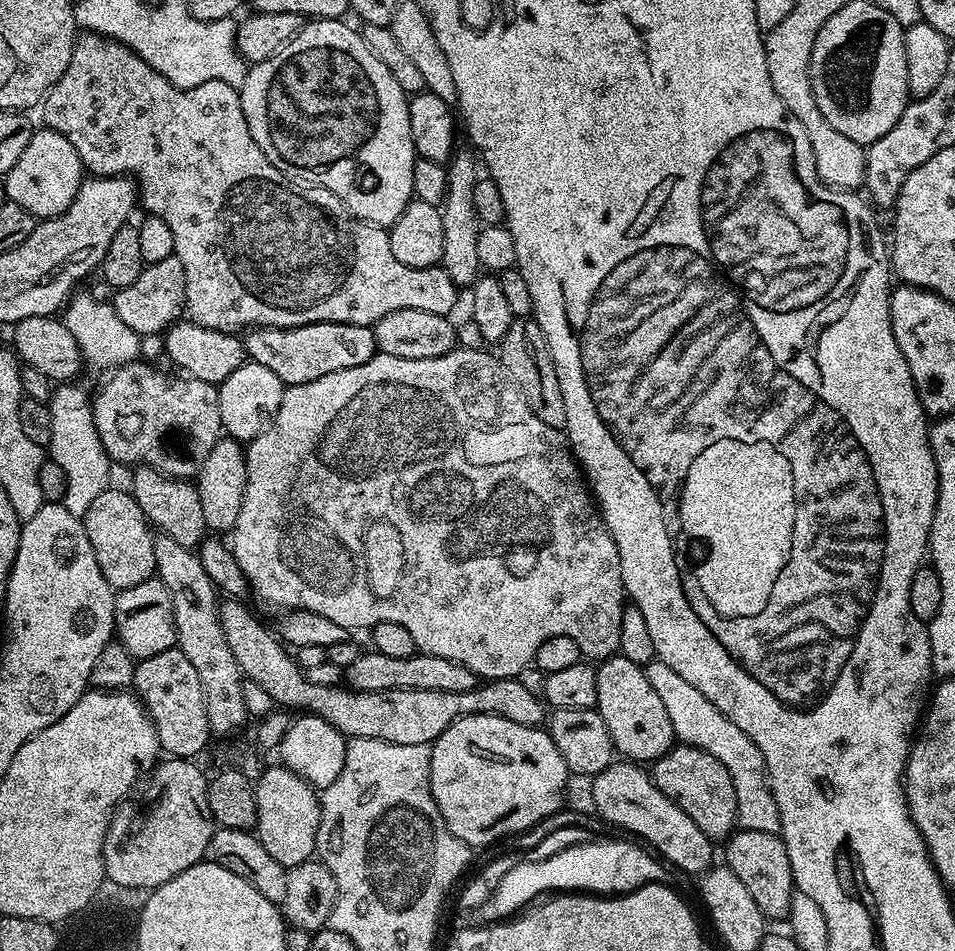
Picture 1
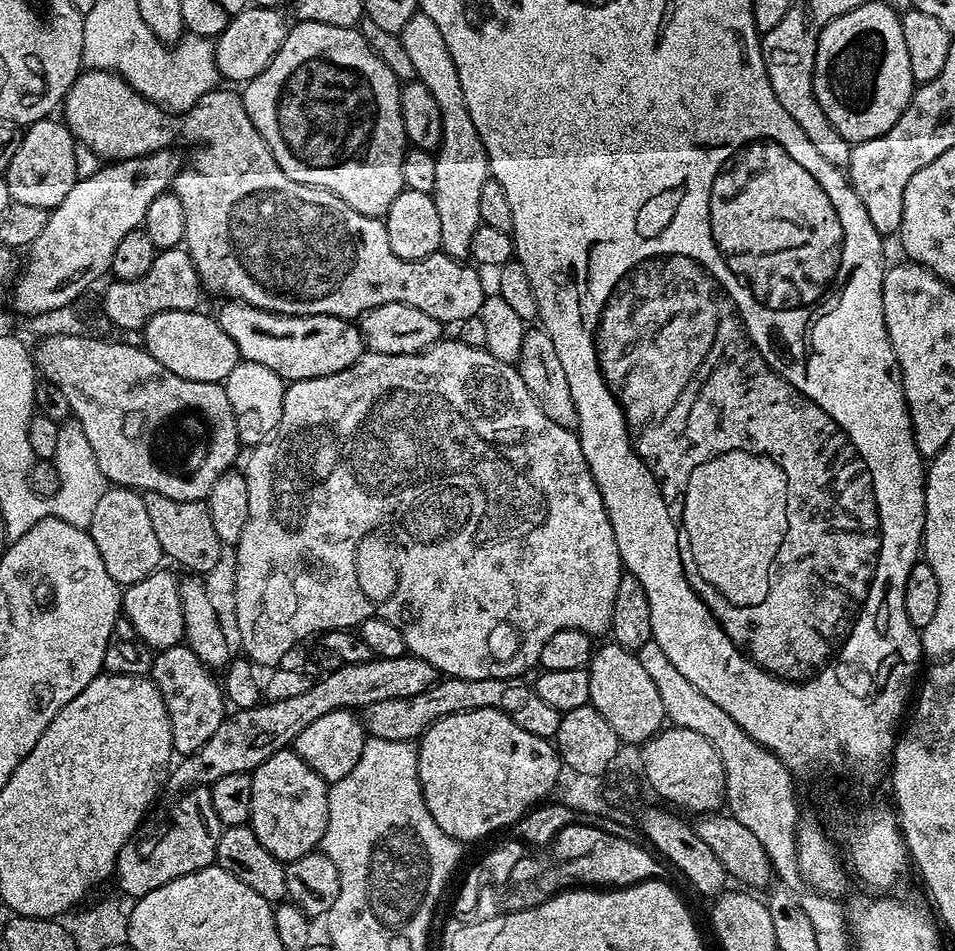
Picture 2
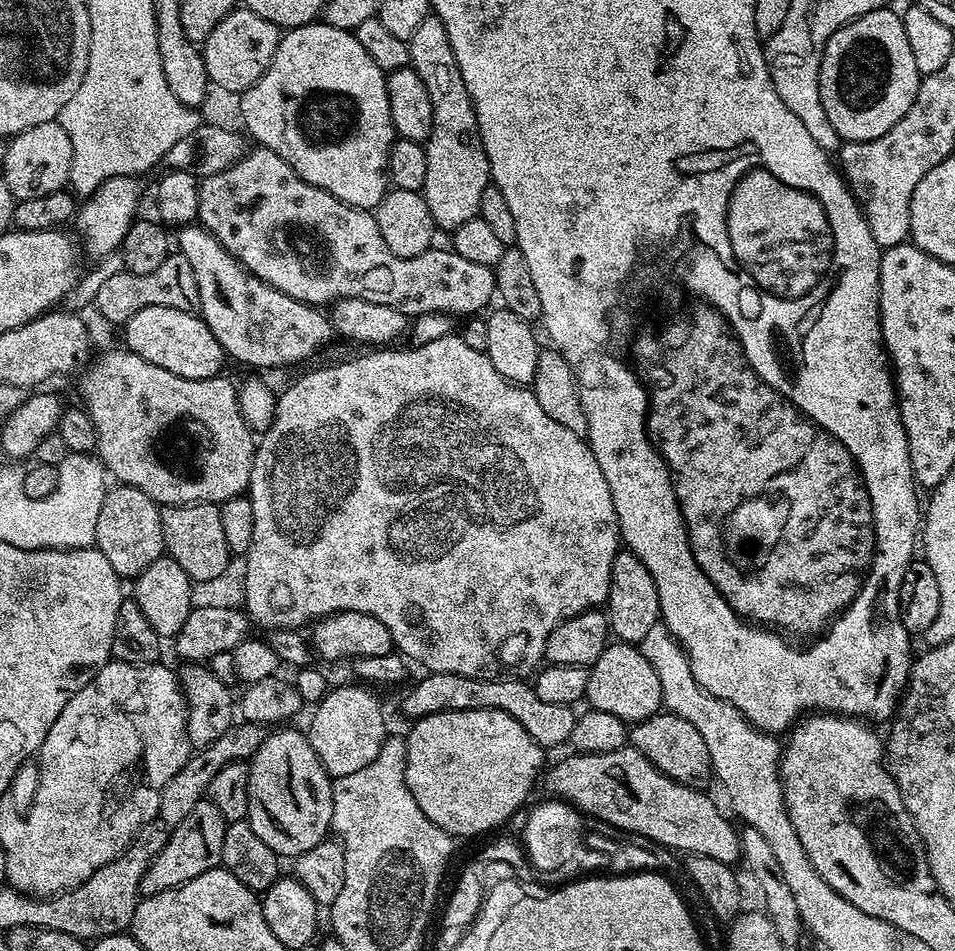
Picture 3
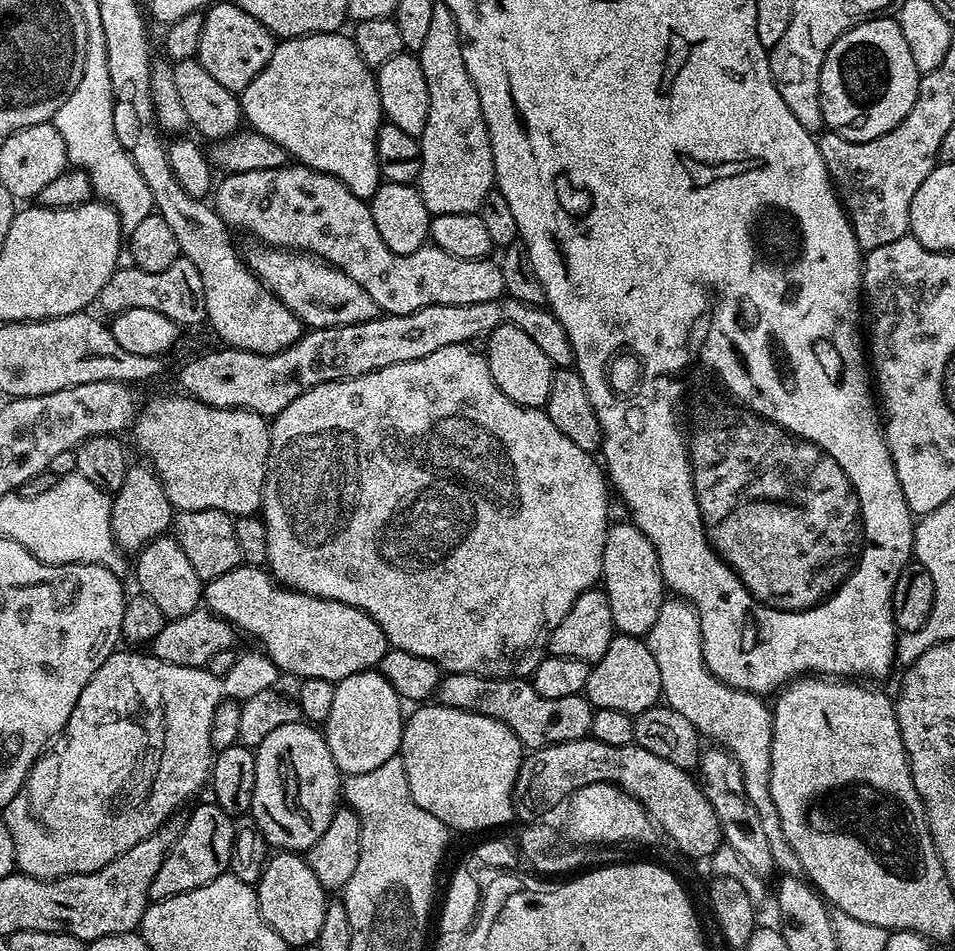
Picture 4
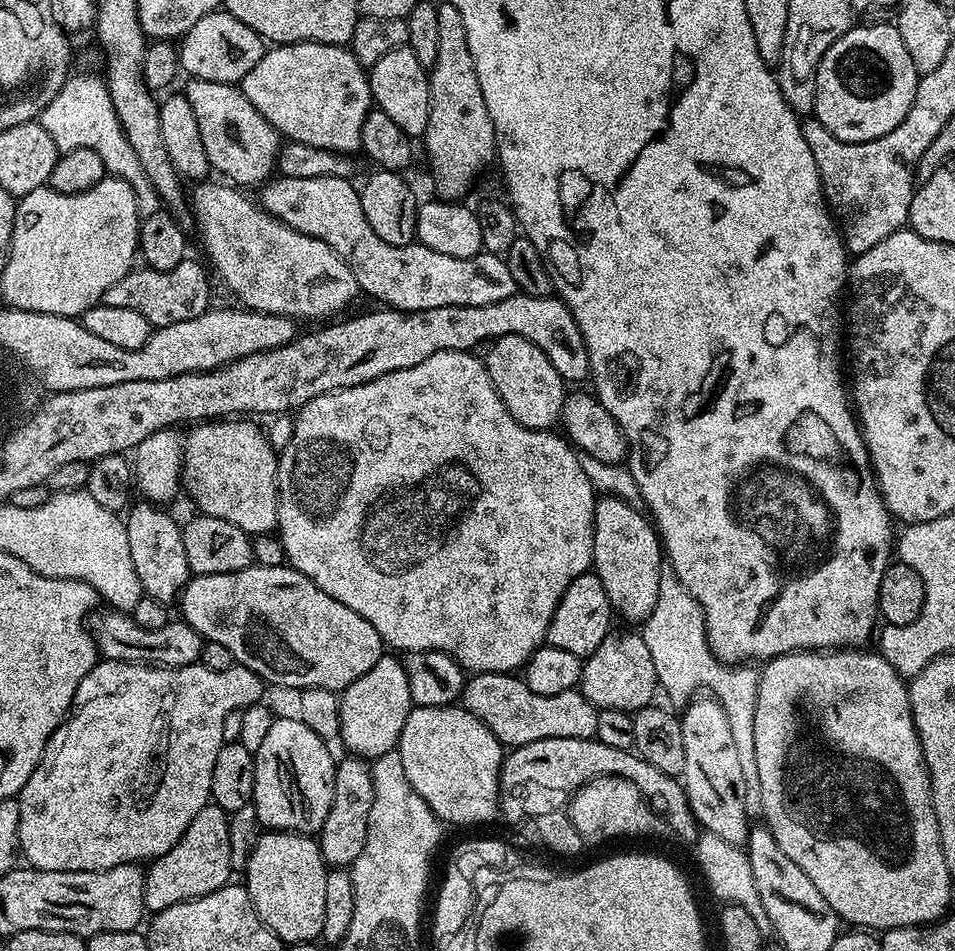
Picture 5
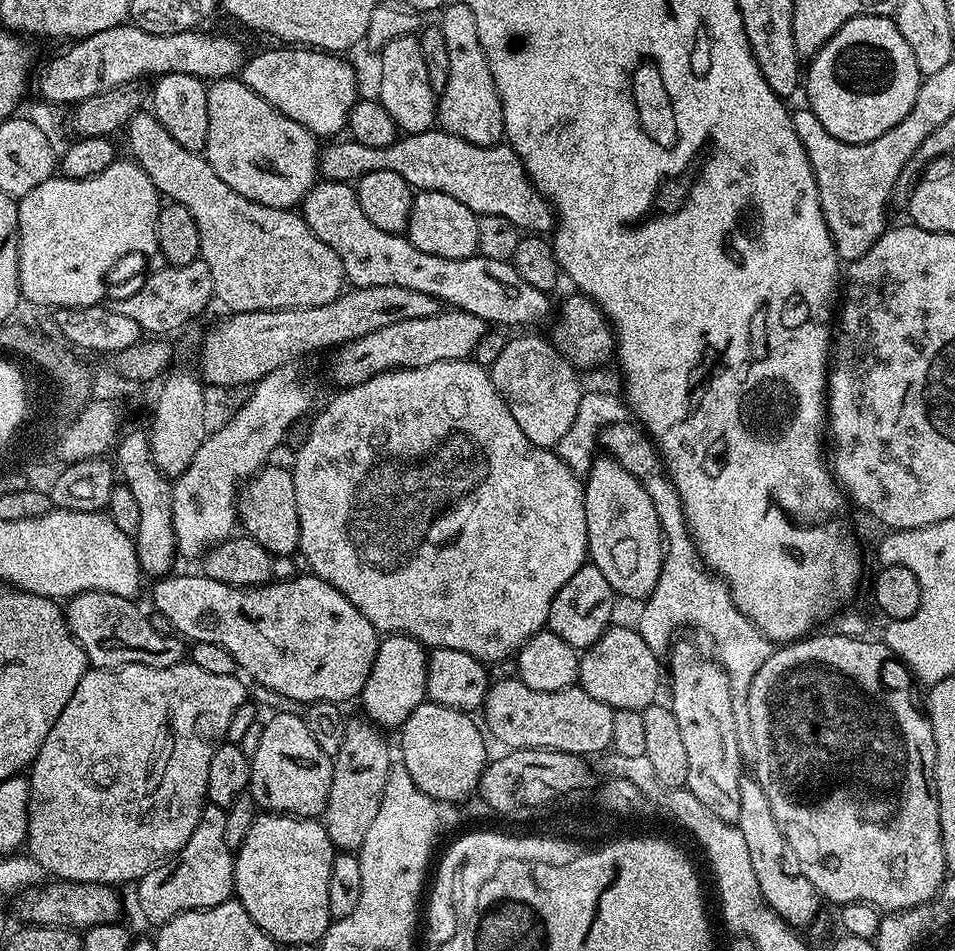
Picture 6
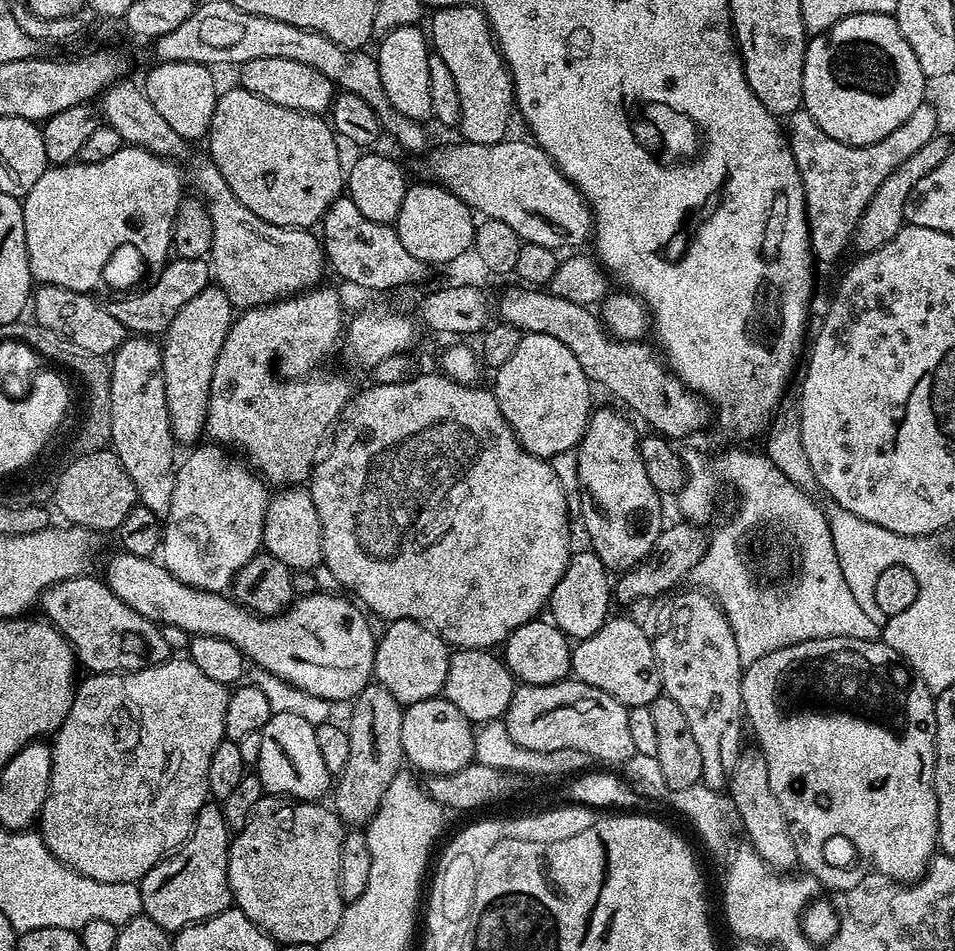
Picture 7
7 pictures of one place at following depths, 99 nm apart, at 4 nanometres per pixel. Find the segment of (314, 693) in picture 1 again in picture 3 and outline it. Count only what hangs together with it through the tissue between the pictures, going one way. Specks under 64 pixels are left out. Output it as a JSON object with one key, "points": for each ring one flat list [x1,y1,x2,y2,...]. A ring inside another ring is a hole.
{"points":[[429,671,412,688,412,693,404,700,404,712,413,721,430,714,443,712,465,712,466,710,502,710,510,714,538,742,541,748,551,750,559,744,567,745,574,734,577,709,571,704,542,702,535,687,520,678,485,678,483,676,463,676]]}

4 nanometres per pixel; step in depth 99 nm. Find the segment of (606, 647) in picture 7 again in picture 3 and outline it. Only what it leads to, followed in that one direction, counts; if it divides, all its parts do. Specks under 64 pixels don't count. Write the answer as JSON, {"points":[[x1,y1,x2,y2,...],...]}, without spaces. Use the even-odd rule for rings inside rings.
{"points":[[623,642,609,643,604,653,588,669,586,700,591,707,606,714,614,714,614,718,623,720,629,725,656,715,664,703,662,685,658,683,658,674,654,666,646,662,637,645]]}

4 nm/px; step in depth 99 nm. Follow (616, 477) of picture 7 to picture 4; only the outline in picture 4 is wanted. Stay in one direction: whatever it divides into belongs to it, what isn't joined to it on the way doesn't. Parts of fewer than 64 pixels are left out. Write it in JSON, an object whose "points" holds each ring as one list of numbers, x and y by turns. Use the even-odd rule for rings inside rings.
{"points":[[631,522,613,523,608,529,606,538,602,541,600,575,604,593,610,602,610,614,614,618,617,633,626,636,647,637,650,626,654,626,654,621,658,619,658,610,662,610,666,599,666,585,658,566,658,554,654,550,650,538,646,538,646,534,642,534,642,530,638,530]]}

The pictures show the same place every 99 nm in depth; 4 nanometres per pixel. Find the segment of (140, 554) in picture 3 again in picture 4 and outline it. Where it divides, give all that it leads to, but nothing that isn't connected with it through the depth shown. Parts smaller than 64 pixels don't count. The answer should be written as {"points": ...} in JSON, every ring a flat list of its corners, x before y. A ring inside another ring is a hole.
{"points":[[133,463,128,469,122,486,112,496,110,530,120,551,125,554,139,553,154,538,165,535,174,520,174,509,166,498,162,482,147,463]]}

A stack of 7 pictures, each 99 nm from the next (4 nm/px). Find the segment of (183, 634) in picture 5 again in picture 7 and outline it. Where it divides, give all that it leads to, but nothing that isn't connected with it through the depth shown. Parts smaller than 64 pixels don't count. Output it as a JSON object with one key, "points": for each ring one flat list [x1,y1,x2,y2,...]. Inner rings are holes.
{"points":[[91,574,75,576,51,584,38,601,43,619,59,630,72,646,76,659,88,667,92,674,105,672,137,672,162,664,169,659,166,638,153,621,142,618,138,610,130,610,118,594,108,589,103,579,95,580]]}

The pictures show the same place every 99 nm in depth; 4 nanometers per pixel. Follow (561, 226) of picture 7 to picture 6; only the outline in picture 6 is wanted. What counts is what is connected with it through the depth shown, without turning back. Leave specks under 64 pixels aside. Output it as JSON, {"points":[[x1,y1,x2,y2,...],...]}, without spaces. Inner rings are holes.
{"points":[[433,126,422,134,401,135,390,146,362,146,362,142,351,138,325,144,318,152,318,172,323,179,352,184,366,174,374,174,374,170,390,170,400,175,409,188,450,194,477,216,499,214,528,234,553,231,551,204,534,187,518,154,507,142,478,146]]}

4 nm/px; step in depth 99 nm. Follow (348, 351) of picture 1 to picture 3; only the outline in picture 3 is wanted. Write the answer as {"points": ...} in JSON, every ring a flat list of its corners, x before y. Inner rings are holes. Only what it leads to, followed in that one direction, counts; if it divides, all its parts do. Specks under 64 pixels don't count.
{"points":[[193,222,181,227,175,233,174,240,178,245,179,255,190,262,194,270,194,278,198,281,198,298,200,307,198,315,210,326,210,334,218,338,218,342,229,357,232,356,240,364,249,364,252,368,284,368,287,364,300,364,311,356,316,356,334,337,331,319,324,316,319,307,304,304,301,300,290,298,269,284,263,284,254,273,248,272,230,255,199,223]]}

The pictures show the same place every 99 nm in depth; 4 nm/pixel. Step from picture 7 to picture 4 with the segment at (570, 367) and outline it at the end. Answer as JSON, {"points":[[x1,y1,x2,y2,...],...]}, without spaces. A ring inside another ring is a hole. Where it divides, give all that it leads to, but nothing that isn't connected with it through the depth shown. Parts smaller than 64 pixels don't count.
{"points":[[503,324,488,333,489,350,486,355,488,375,513,404,521,404,529,410,540,410,547,405,550,394,550,382,554,365,550,357,542,354,542,349,527,335,518,330,518,326]]}

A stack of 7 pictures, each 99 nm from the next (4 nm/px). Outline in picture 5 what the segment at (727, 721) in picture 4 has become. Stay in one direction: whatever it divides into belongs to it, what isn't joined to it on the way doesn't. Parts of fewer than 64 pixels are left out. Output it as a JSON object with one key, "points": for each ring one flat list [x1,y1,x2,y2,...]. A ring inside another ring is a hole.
{"points":[[670,570,661,571,658,582,658,602,654,602,654,610,642,624,642,635,646,646,650,646,650,658,654,658,654,674,661,693,665,692,674,703,684,706,697,695,699,688,705,688,707,695,716,700,726,710,726,718,730,718,730,734,734,734,734,742,738,746,738,759,742,761,742,778,746,778,746,794,748,800,759,801,760,783,758,782,758,758,754,758,754,706,758,706,758,686,760,672,752,666,733,666,723,664,708,645,708,631,704,625,704,611,700,604,682,586,682,582]]}

